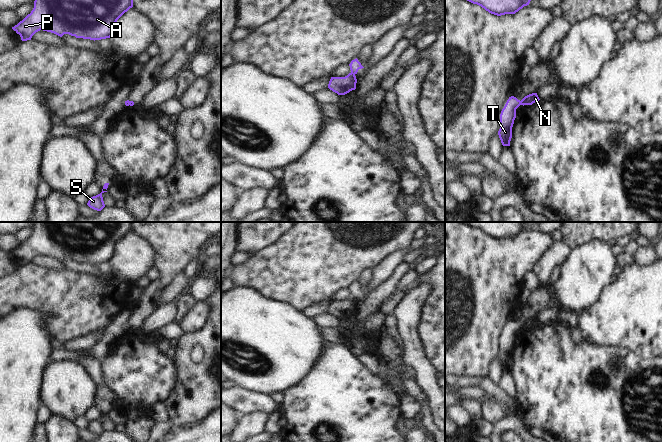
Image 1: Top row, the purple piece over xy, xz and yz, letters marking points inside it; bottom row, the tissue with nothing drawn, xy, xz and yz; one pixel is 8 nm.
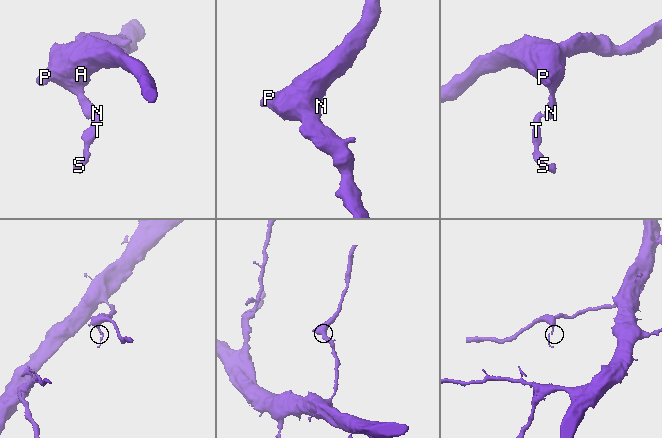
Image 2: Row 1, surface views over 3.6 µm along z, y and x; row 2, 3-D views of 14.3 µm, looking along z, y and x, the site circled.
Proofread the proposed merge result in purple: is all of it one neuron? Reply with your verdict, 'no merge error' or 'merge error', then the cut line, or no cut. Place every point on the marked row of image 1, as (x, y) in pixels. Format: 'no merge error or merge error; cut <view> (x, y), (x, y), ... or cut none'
merge error; cut xz (351, 72), (354, 74)

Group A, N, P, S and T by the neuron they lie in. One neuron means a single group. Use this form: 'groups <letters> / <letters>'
groups A N P / S T

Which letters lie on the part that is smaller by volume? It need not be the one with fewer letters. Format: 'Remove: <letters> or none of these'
Remove: S, T

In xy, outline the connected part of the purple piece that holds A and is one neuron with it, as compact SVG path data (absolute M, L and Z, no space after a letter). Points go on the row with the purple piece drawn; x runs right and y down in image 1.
M35 0L31 13L12 29L22 41L31 40L40 30L60 37L69 34L76 38L101 40L113 35L117 20L132 7L133 0Z

